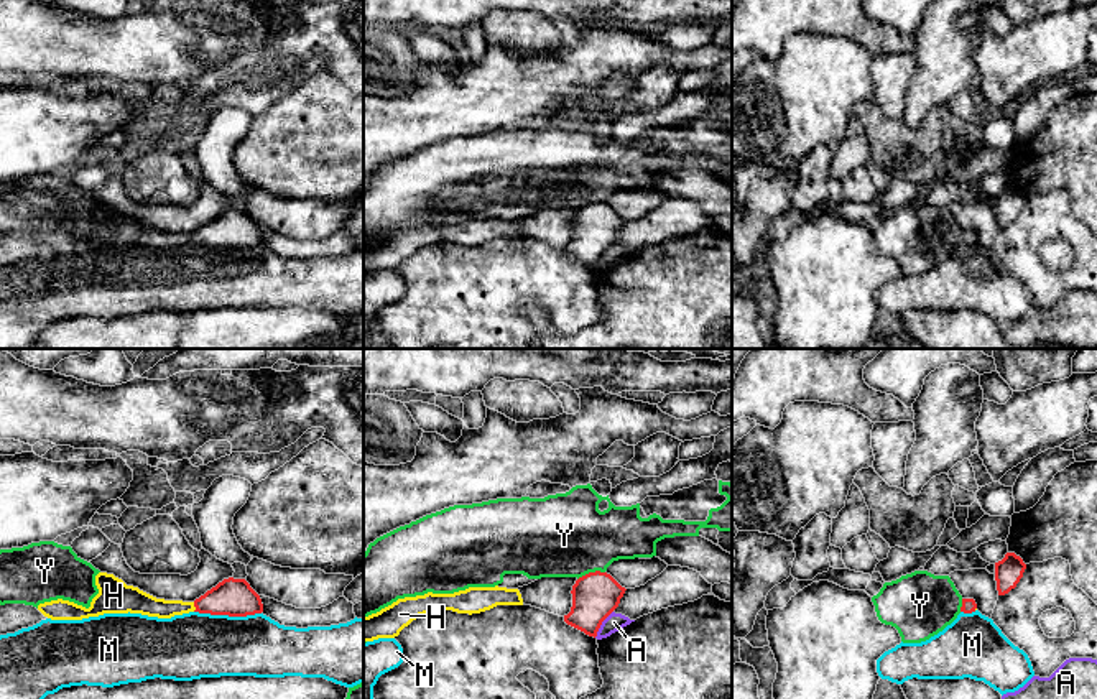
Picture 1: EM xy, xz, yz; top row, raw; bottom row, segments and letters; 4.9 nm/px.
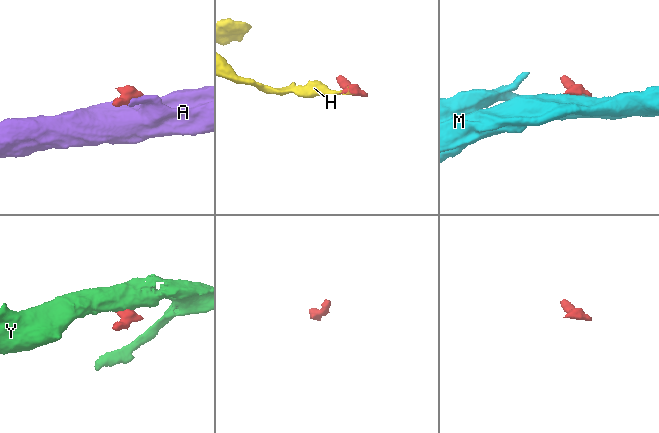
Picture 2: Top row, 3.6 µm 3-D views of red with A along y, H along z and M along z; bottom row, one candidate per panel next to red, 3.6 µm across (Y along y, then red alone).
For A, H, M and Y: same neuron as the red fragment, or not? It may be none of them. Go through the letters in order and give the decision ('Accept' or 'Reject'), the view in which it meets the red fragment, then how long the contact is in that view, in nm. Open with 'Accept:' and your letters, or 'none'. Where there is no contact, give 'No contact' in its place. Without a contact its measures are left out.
Accept: H
A: Reject. Touches red in xz. Shared border 160 nm
H: Accept. Touches red in xy. Shared border 50 nm
M: Reject. Touches red in xy. Shared border 320 nm
Y: Reject. Touches red in xz. Shared border 140 nm

